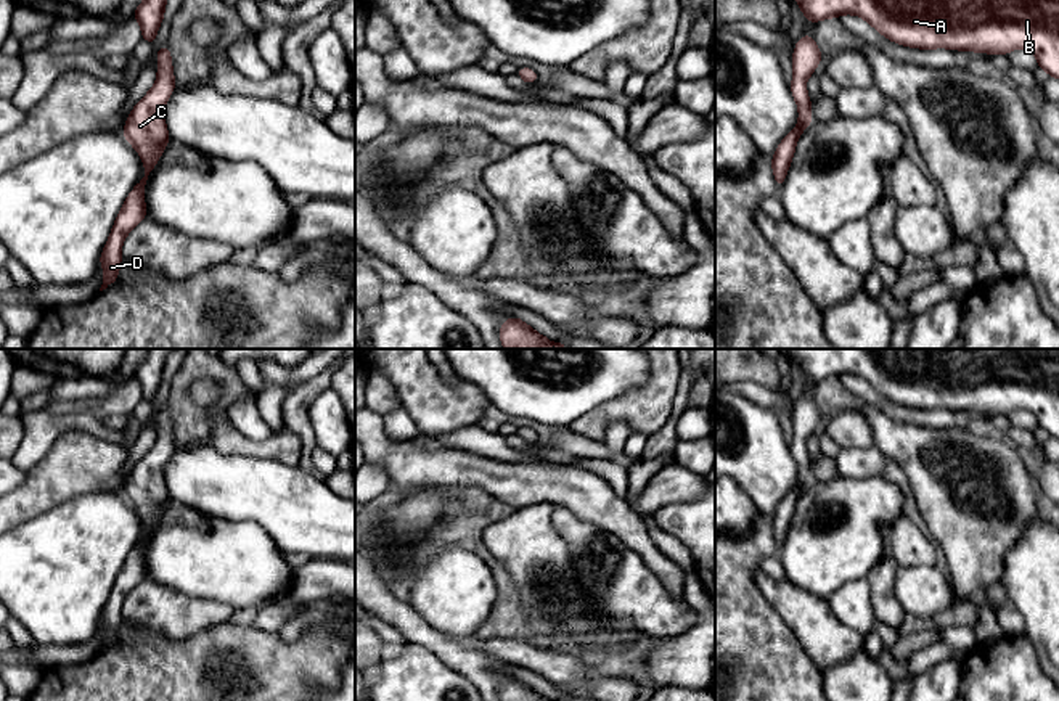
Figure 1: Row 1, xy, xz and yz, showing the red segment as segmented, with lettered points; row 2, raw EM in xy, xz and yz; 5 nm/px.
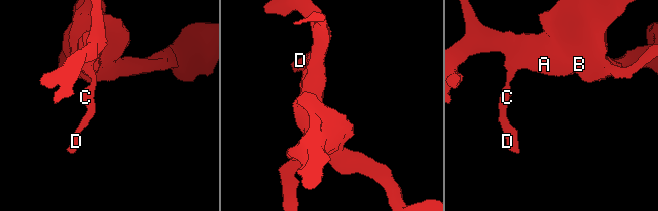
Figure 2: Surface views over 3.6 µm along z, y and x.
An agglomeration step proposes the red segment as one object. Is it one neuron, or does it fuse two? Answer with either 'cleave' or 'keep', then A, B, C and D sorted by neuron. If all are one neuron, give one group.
keep; groups A B C D

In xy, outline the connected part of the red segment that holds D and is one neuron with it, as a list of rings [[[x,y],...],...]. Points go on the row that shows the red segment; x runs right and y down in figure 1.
[[[164,45],[157,50],[157,79],[153,88],[133,106],[122,130],[125,140],[143,159],[145,177],[124,201],[101,252],[100,265],[104,269],[104,278],[100,291],[117,280],[124,240],[137,223],[146,219],[145,185],[157,159],[162,156],[164,146],[170,141],[164,121],[164,106],[175,88],[174,80],[169,45]]]

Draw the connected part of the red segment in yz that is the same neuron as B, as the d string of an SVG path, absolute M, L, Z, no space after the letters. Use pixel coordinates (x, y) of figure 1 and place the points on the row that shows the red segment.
M797 0L805 21L857 14L911 48L1008 55L1025 48L1059 79L1059 0Z

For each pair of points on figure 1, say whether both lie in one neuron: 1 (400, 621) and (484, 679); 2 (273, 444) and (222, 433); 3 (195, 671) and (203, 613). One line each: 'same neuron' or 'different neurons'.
1: same neuron
2: same neuron
3: different neurons

